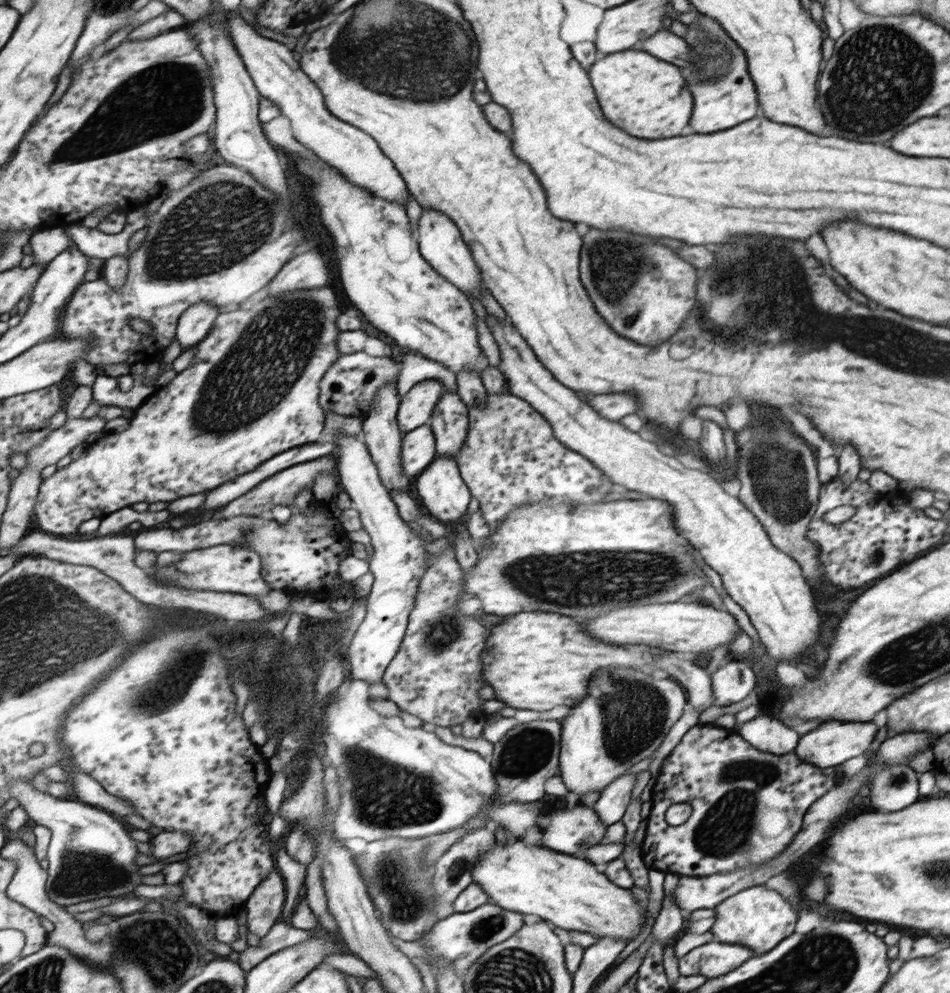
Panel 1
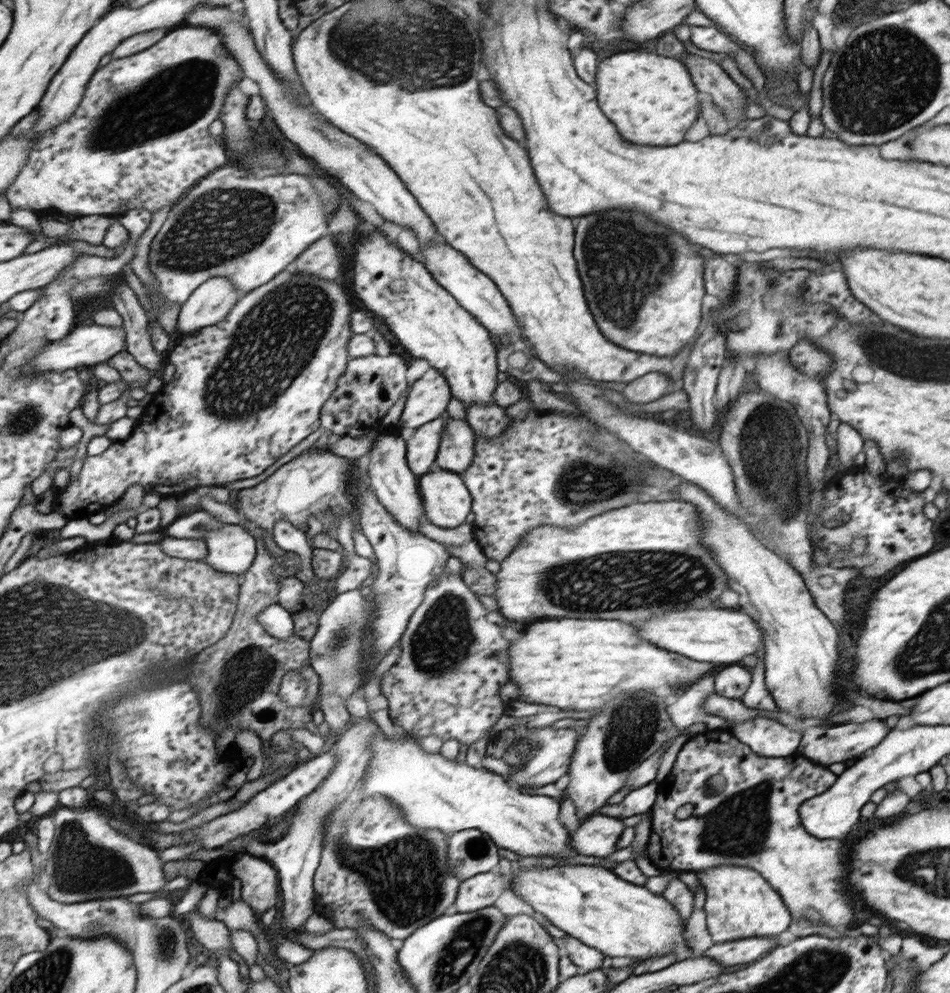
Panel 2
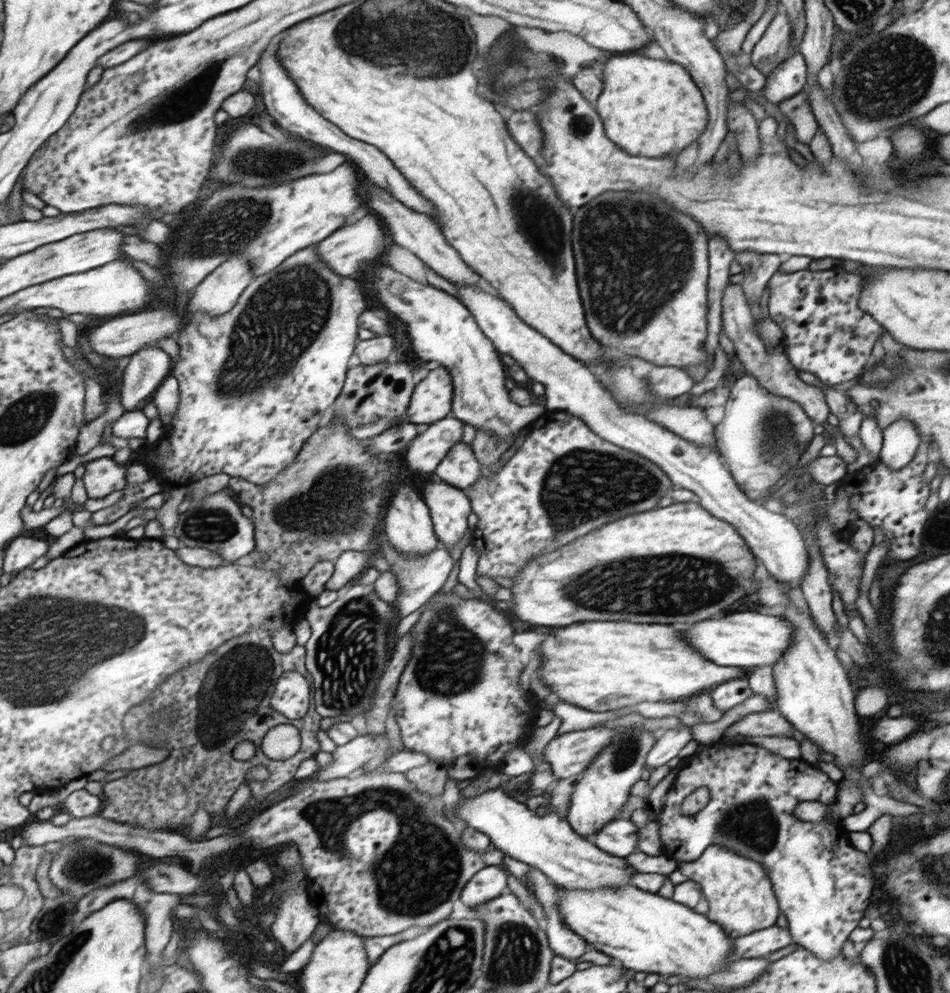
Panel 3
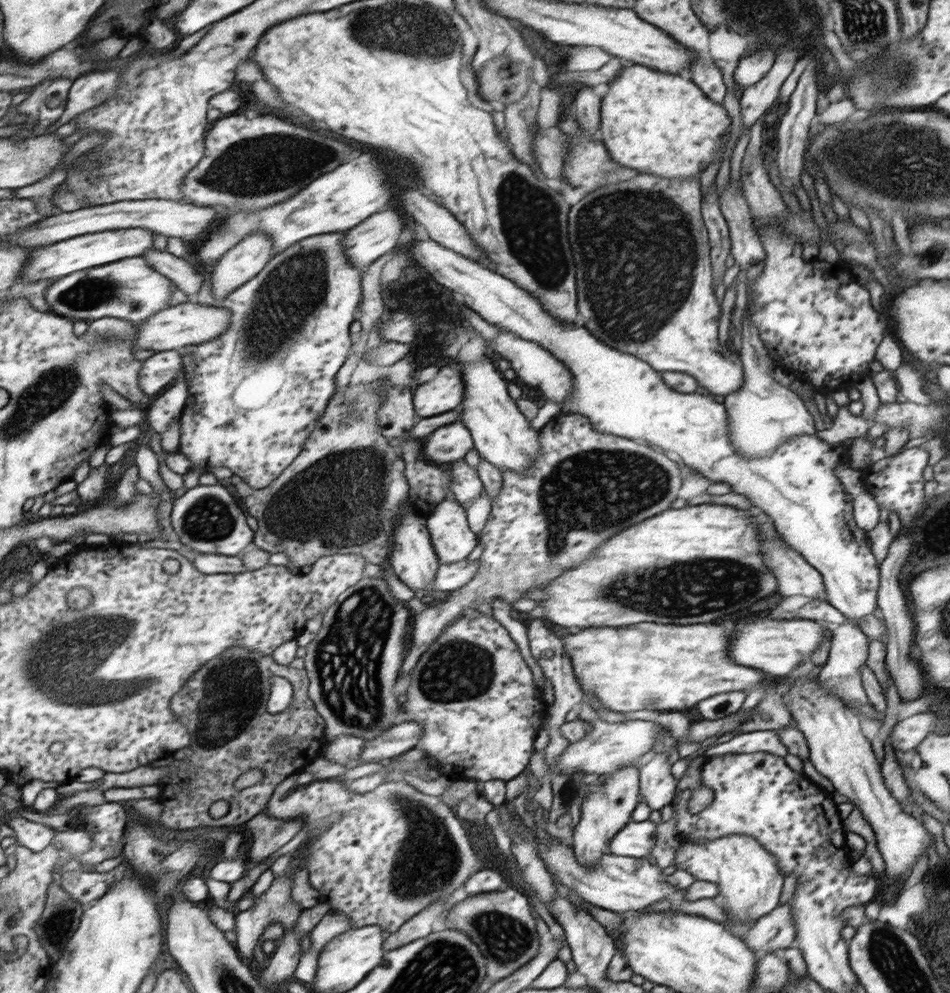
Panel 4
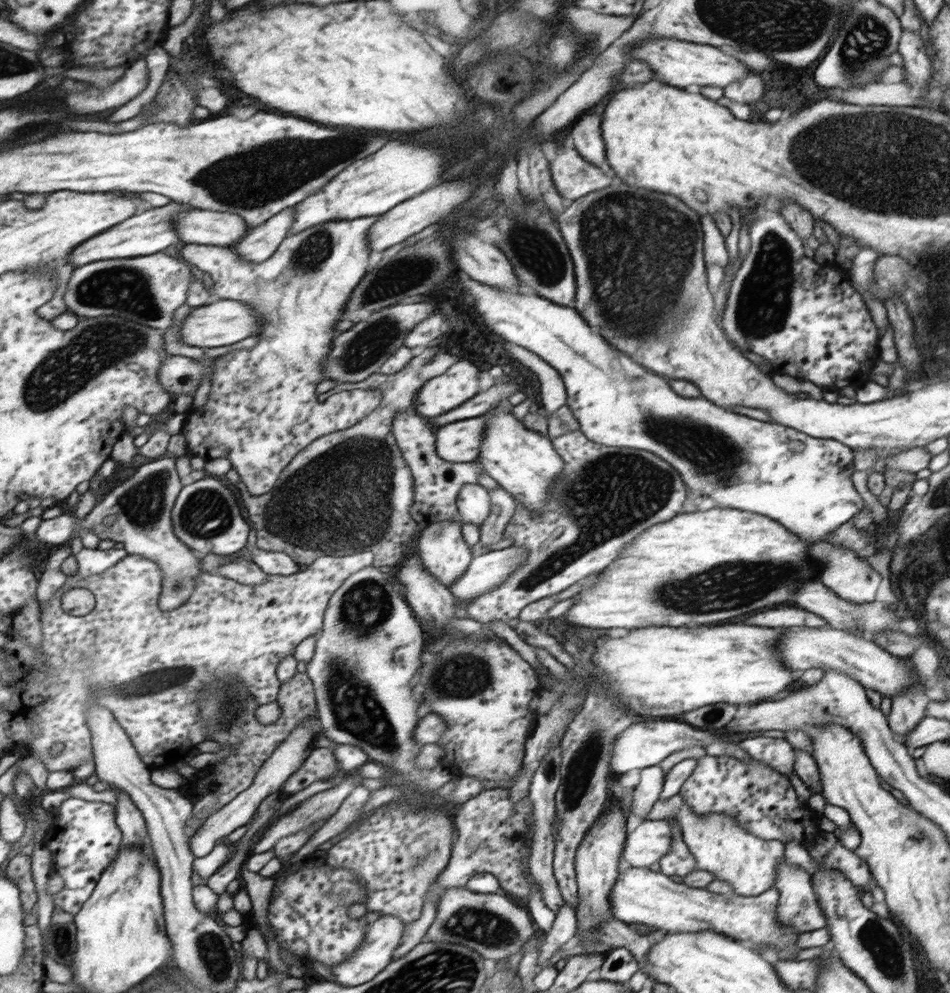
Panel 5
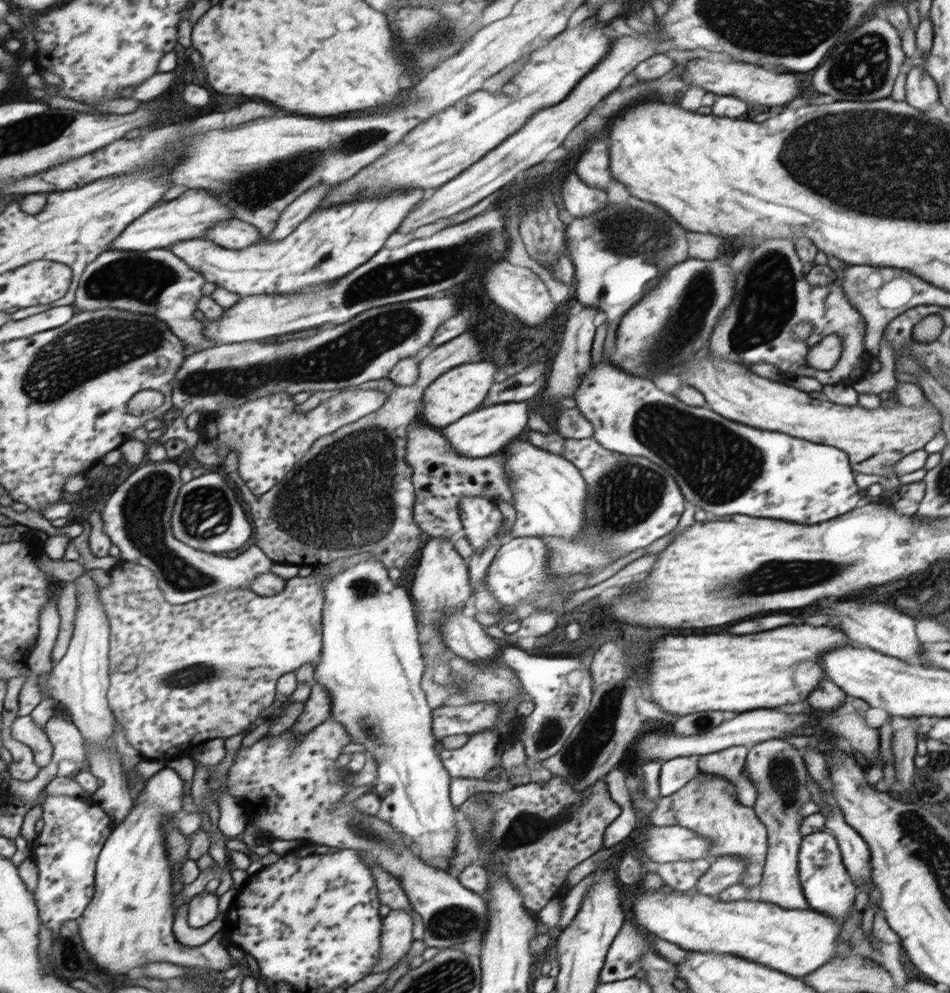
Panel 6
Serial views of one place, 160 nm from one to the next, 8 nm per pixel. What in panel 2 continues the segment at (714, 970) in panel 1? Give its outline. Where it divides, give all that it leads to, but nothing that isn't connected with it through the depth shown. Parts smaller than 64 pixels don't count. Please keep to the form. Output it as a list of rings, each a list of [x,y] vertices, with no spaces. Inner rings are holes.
[[[777,936],[737,939],[715,943],[703,951],[703,956],[717,961],[719,966],[725,968],[739,968],[755,960],[763,952],[769,952],[768,950],[775,949],[778,944],[779,938]]]

